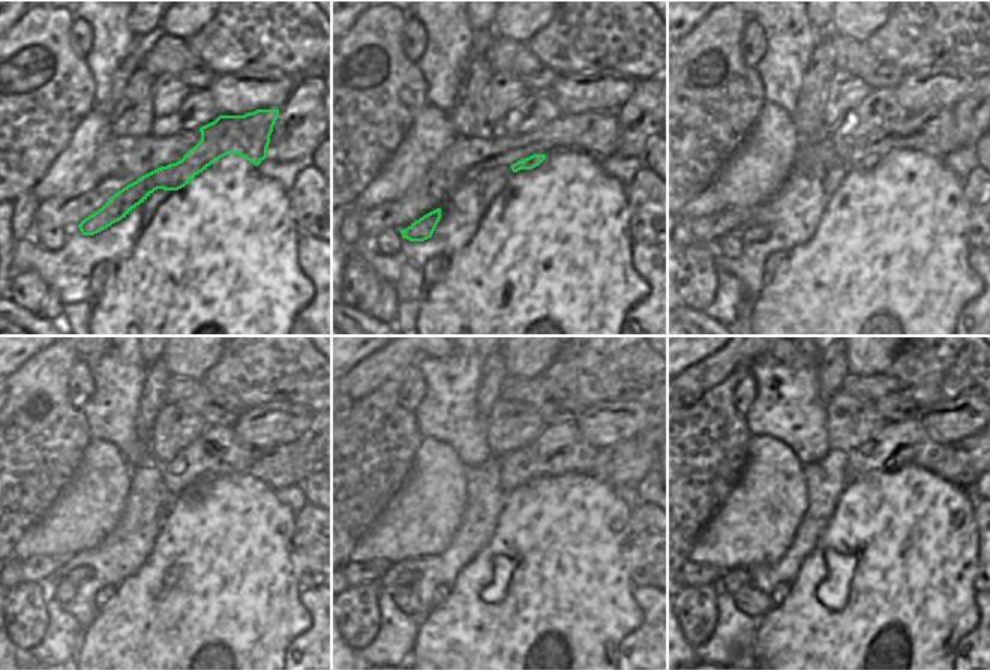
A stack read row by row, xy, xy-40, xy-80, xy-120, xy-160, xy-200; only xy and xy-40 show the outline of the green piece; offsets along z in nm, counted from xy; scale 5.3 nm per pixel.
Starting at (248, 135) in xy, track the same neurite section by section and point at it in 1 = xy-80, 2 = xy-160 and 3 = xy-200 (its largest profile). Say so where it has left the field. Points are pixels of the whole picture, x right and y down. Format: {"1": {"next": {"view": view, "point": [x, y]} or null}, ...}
{"1": {"next": {"view": "xy-80", "point": [753, 234]}}, "2": {"next": {"view": "xy-160", "point": [396, 574]}}, "3": {"next": {"view": "xy-200", "point": [729, 582]}}}

